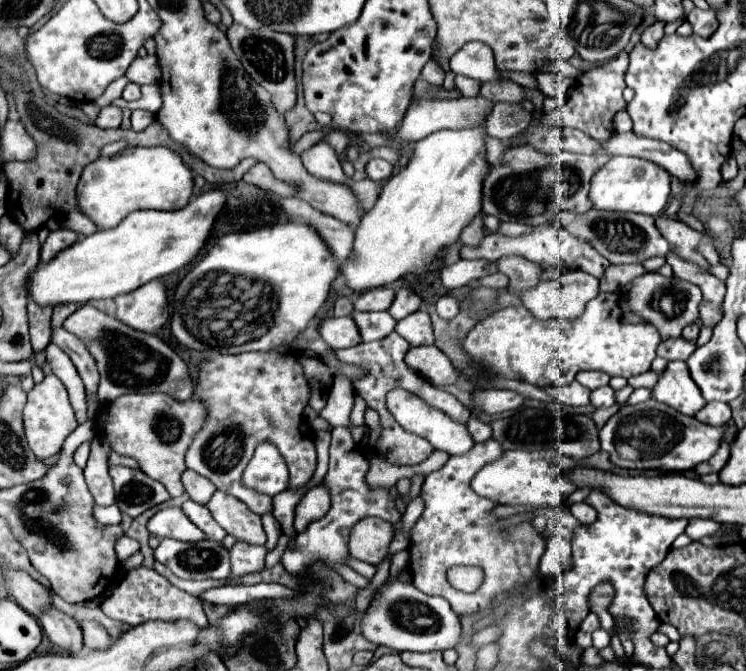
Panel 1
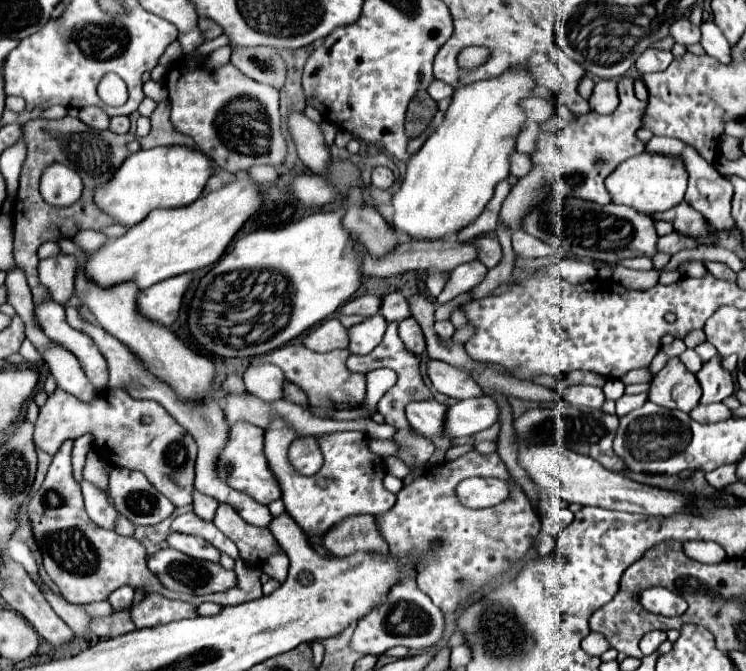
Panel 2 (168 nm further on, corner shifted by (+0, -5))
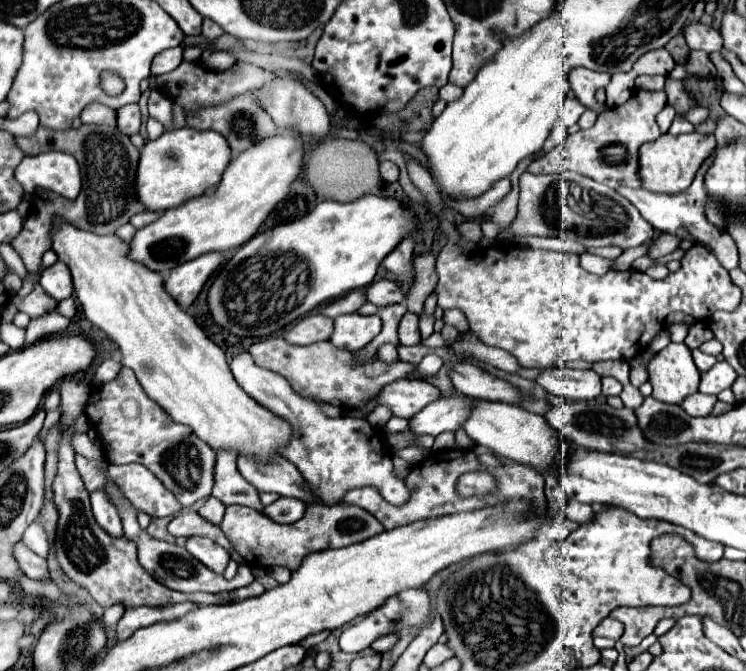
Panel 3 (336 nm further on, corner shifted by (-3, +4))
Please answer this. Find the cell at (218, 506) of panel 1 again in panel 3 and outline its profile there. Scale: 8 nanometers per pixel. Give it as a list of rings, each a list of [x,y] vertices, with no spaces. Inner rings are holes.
[[[310,504],[306,508],[306,514],[298,522],[286,526],[270,520],[258,510],[246,506],[228,506],[220,528],[224,536],[232,542],[232,548],[246,560],[248,566],[252,568],[284,566],[290,572],[294,572],[302,564],[302,560],[312,552],[328,548],[344,548],[384,532],[384,526],[370,512],[348,504],[334,504],[334,506]]]

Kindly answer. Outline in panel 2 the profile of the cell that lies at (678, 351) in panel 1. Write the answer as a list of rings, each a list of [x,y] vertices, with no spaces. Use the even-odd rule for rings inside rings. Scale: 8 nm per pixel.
[[[687,349],[685,353],[681,353],[681,355],[679,355],[679,359],[685,363],[685,367],[687,367],[691,373],[697,373],[697,371],[699,371],[699,367],[701,367],[701,363],[703,363],[703,361],[701,361],[701,357],[699,357],[693,349]]]

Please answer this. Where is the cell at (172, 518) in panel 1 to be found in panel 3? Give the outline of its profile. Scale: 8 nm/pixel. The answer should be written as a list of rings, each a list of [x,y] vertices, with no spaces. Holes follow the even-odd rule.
[[[204,536],[188,538],[186,550],[196,560],[200,560],[206,568],[210,568],[212,572],[218,572],[218,574],[222,574],[226,570],[226,564],[230,560],[230,554],[222,546],[218,546],[216,542],[212,542],[210,538],[204,538]]]

